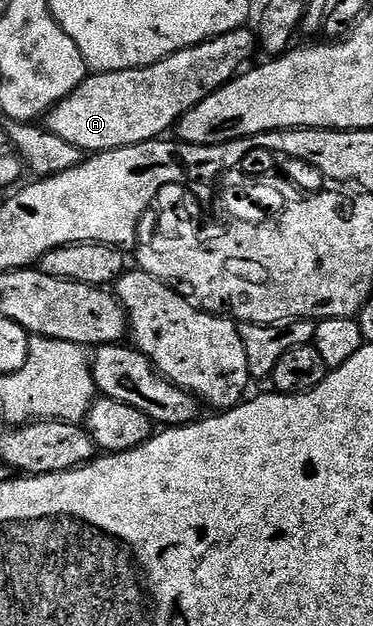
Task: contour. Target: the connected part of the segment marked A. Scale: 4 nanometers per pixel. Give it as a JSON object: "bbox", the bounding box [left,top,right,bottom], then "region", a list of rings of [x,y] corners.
{"bbox":[43,28,258,152],"region":[[[242,28],[215,36],[210,42],[183,48],[150,66],[110,74],[90,73],[79,88],[75,88],[75,92],[49,109],[43,125],[59,136],[59,140],[67,140],[67,144],[75,144],[75,148],[83,152],[156,142],[168,135],[165,133],[168,130],[170,133],[182,116],[195,108],[195,104],[242,73],[243,67],[254,61],[253,53],[258,53],[258,50],[256,33],[252,29]]]}

